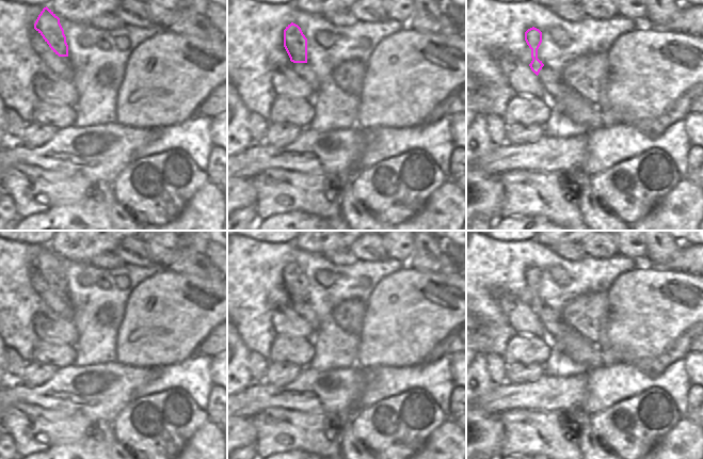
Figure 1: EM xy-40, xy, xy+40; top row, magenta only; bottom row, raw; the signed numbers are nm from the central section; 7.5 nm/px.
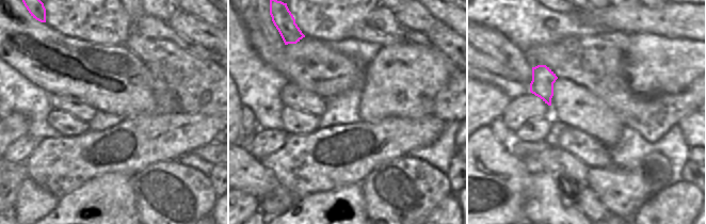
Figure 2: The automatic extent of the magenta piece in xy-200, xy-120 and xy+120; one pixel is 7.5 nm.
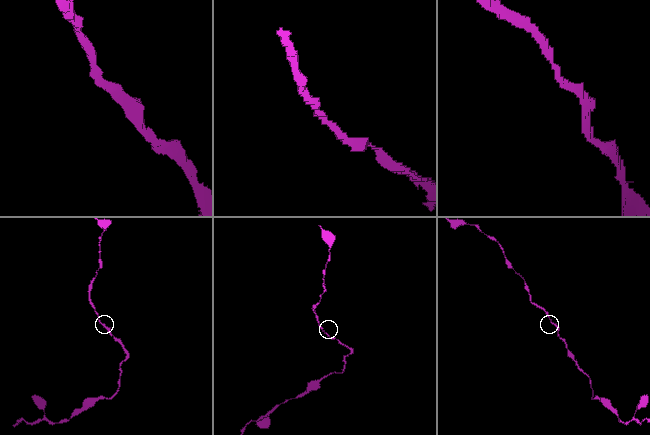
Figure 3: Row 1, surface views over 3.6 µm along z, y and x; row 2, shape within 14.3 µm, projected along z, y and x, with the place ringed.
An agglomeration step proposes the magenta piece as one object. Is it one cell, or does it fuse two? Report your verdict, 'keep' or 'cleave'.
keep

